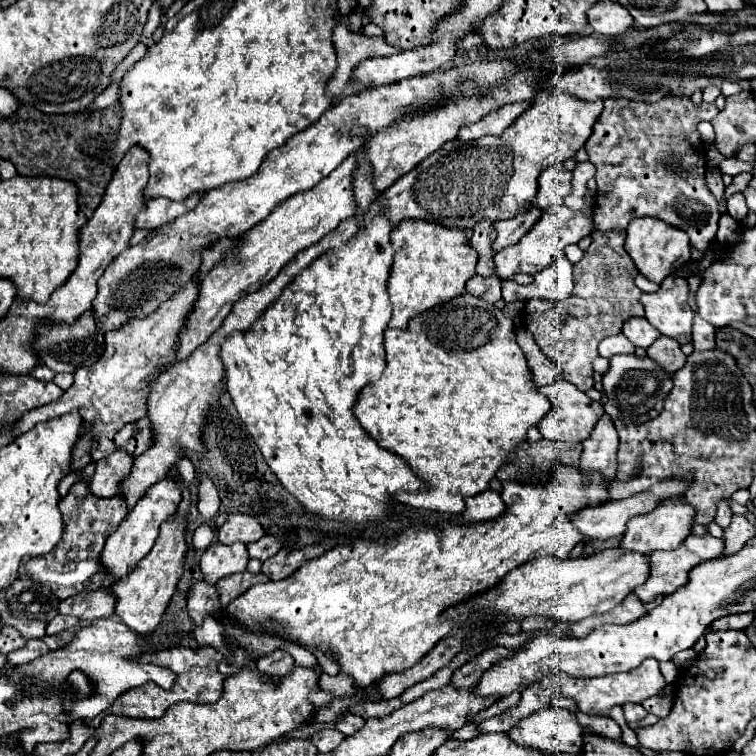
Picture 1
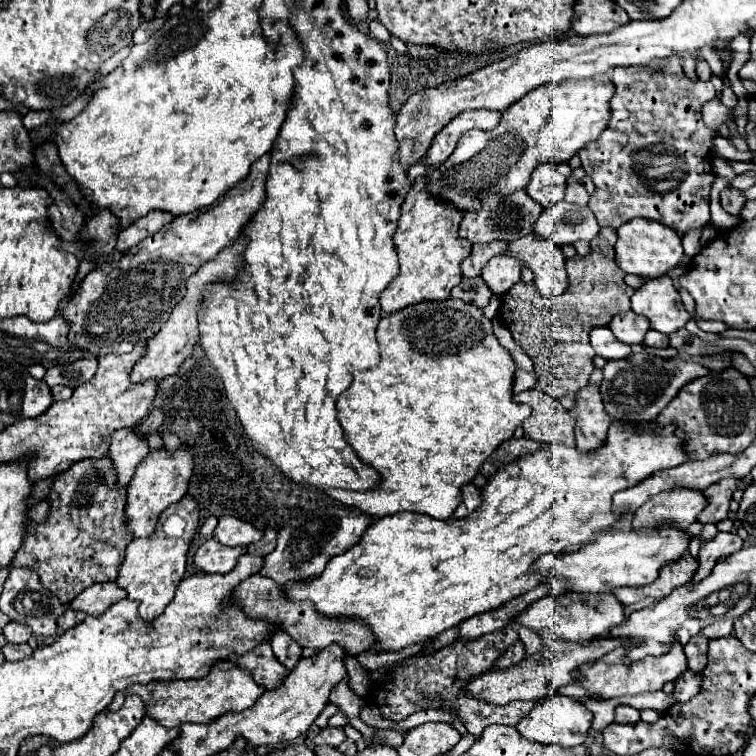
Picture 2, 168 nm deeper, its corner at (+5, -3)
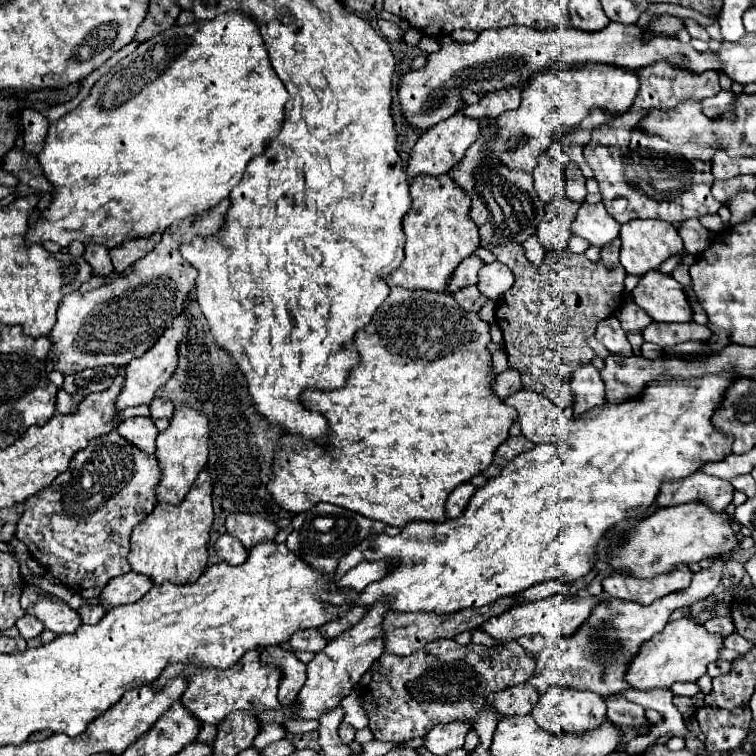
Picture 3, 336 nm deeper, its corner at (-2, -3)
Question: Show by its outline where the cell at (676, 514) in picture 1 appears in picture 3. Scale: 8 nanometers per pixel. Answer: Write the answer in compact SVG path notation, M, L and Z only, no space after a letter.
M698 470L680 480L664 482L664 486L660 488L660 498L656 502L660 506L674 506L700 500L712 506L716 512L720 512L726 510L726 506L732 502L732 496L734 496L734 486L728 480Z

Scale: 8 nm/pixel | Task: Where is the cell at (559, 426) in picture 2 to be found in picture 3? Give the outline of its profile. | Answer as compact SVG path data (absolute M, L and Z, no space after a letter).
M518 390L504 398L504 404L516 408L522 436L530 442L544 444L562 442L566 438L570 420L548 398L530 390Z

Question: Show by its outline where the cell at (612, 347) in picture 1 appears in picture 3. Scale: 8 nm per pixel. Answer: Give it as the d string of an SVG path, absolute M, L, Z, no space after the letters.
M608 316L608 318L600 320L594 336L608 348L610 354L616 354L616 356L632 354L632 346L630 346L630 342L626 338L626 332L622 330L616 316Z

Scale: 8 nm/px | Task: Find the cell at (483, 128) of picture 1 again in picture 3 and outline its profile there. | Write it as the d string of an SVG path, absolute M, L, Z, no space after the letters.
M456 112L454 116L438 122L436 126L428 128L426 132L420 134L418 142L414 144L408 160L408 176L420 176L420 174L430 174L430 176L440 176L448 174L448 170L464 158L464 152L478 140L480 134L480 124L474 118L462 116L462 112Z

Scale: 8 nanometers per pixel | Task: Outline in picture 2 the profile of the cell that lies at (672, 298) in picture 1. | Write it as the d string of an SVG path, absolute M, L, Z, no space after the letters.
M669 276L655 278L653 282L647 280L631 296L631 308L635 314L645 316L653 330L663 334L673 334L691 320Z

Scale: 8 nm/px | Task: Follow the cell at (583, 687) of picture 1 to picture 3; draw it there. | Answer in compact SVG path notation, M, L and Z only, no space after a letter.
M680 618L672 624L668 622L666 628L654 636L654 640L640 648L640 654L628 668L626 680L636 690L670 688L676 682L696 682L702 674L706 674L706 666L720 658L722 648L724 638L720 634L708 634L708 630L704 630L704 626L696 624L694 620Z

